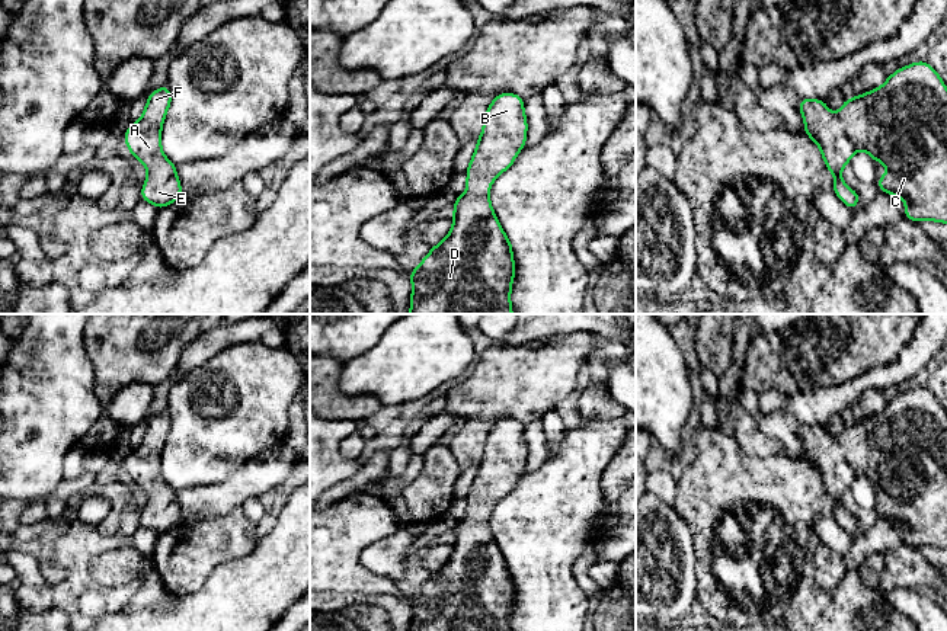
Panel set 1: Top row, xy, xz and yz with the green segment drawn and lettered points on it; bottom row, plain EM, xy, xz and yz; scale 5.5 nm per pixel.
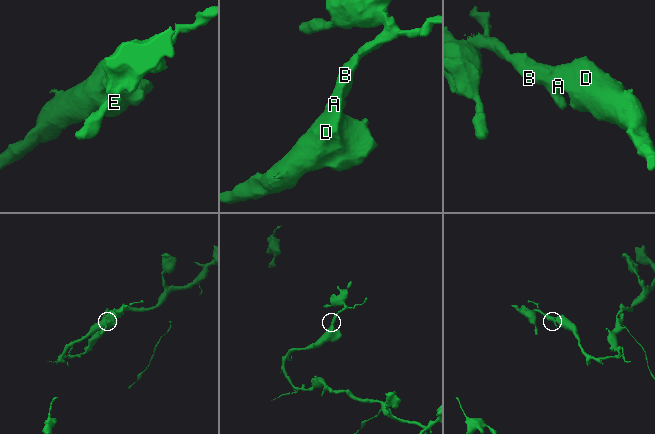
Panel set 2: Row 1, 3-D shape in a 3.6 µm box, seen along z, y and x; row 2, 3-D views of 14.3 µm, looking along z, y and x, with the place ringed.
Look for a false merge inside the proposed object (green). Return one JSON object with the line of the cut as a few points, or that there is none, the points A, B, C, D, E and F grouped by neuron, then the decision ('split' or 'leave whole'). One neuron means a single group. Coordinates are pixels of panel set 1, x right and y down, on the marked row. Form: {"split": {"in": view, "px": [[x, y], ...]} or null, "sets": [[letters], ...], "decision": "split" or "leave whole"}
{"split": null, "sets": [["A", "B", "C", "D", "E", "F"]], "decision": "leave whole"}

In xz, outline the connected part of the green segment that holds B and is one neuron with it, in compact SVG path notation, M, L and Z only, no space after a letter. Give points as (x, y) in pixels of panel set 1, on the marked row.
M499 93L493 97L465 172L467 192L457 196L452 204L452 228L409 273L413 286L409 314L514 314L512 243L495 215L487 192L495 179L514 164L516 154L525 147L527 129L524 97L515 93Z

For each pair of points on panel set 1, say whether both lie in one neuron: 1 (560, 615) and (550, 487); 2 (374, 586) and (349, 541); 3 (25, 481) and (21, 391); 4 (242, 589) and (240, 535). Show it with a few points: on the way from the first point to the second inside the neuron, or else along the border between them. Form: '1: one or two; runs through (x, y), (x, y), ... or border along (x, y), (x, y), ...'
1: one; runs through (554, 583), (550, 572), (550, 519)
2: one; runs through (362, 576), (349, 563), (349, 553)
3: one; runs through (25, 460), (25, 413)
4: two; border along (259, 538), (249, 554), (221, 563), (210, 575)

